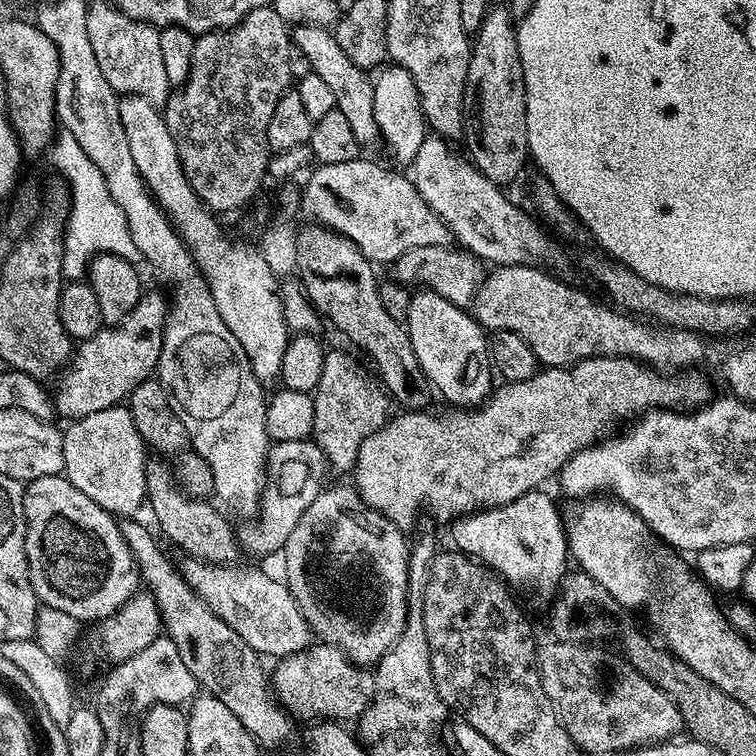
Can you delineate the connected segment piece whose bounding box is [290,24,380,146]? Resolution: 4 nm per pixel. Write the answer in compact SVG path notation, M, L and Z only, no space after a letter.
M297 24L291 29L290 39L295 48L302 50L302 54L306 54L312 72L330 85L336 108L342 110L342 115L354 133L354 138L358 138L361 146L377 143L380 131L378 122L374 122L373 77L365 69L354 66L354 62L350 62L350 57L344 53L342 46L338 46L335 35L329 29L319 28L313 24Z

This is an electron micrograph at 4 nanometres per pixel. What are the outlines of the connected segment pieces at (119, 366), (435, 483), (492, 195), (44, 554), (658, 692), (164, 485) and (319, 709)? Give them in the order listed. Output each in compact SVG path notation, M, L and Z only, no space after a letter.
M158 293L141 295L140 301L130 310L130 314L121 324L101 327L89 340L79 341L74 355L67 368L59 377L60 389L54 392L54 408L57 413L68 416L69 421L80 420L86 414L94 414L98 410L115 408L127 401L132 391L143 380L149 379L156 371L156 363L160 361L160 351L164 341L164 321L168 318L169 305Z
M591 356L589 360L583 360L567 368L549 368L537 371L536 375L531 376L529 380L522 382L504 382L493 391L483 406L469 408L467 410L453 407L452 412L444 412L441 416L431 416L428 410L404 410L401 416L393 415L388 423L383 424L374 434L370 434L362 442L362 446L356 455L356 466L354 469L354 487L360 493L360 497L367 502L375 512L382 513L386 518L393 520L402 530L408 530L408 527L420 516L420 508L428 507L434 515L440 520L455 521L457 518L468 515L469 512L477 511L481 508L496 508L499 504L509 504L522 494L535 492L548 479L555 477L569 458L576 452L581 452L584 448L589 448L605 439L606 433L615 426L619 420L631 421L641 414L653 411L658 408L671 408L673 410L695 410L711 401L714 393L708 385L708 380L704 376L699 376L699 371L681 371L679 374L665 374L656 371L655 368L645 366L639 360L629 360L627 356Z
M425 137L412 163L412 181L423 201L444 220L453 239L492 266L531 264L554 272L566 271L566 254L546 234L547 229L506 197L502 193L505 191L490 182L465 155L460 156L451 148L443 137Z
M42 474L36 480L27 481L24 517L27 522L28 577L41 605L52 608L57 614L70 614L70 618L78 622L102 622L106 617L113 616L137 591L138 565L122 538L117 517L98 506L98 502L86 498L86 494L70 483L67 476Z
M599 643L548 644L539 649L540 681L544 692L560 714L560 723L570 734L573 745L581 753L620 752L629 748L647 746L653 742L668 742L676 731L681 731L682 721L678 706L659 688L655 682L643 677L625 660L619 651L599 648Z
M166 463L152 464L148 470L147 507L152 507L152 516L156 519L155 527L164 531L168 540L173 540L189 557L203 560L209 564L227 565L238 553L238 536L228 525L228 520L222 513L204 498L193 498L180 491L173 476L171 467Z
M315 643L303 652L283 657L277 664L280 665L276 669L271 669L270 684L289 717L301 716L307 722L317 718L327 718L332 722L356 722L372 701L375 675L367 667L355 664L345 652L332 644Z

